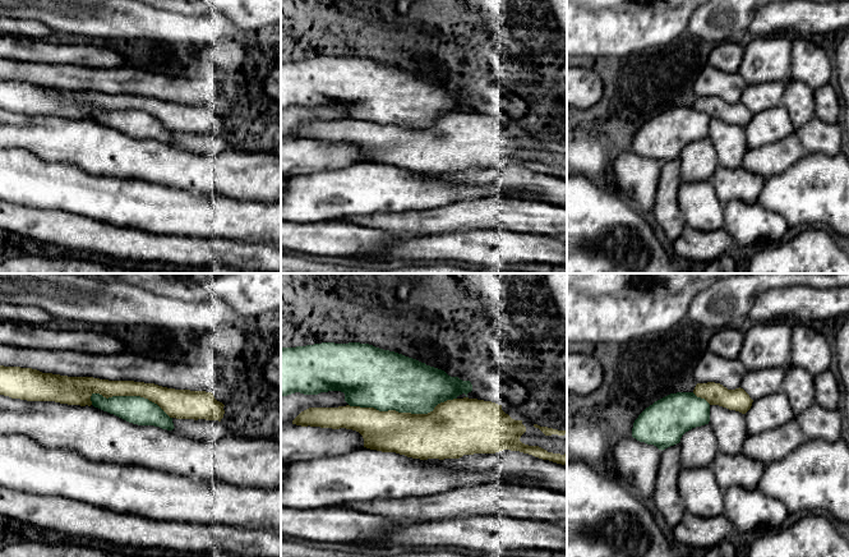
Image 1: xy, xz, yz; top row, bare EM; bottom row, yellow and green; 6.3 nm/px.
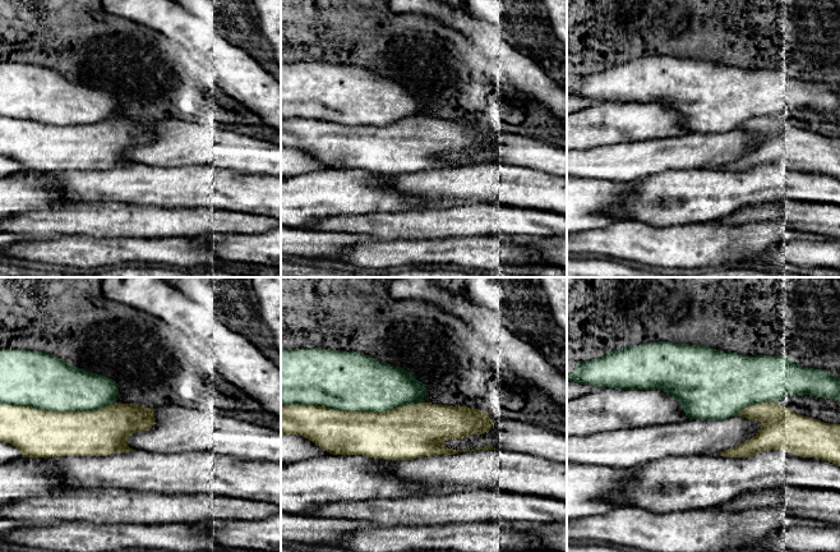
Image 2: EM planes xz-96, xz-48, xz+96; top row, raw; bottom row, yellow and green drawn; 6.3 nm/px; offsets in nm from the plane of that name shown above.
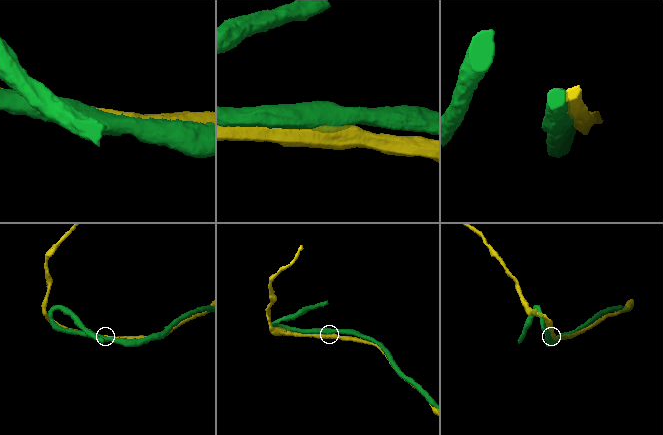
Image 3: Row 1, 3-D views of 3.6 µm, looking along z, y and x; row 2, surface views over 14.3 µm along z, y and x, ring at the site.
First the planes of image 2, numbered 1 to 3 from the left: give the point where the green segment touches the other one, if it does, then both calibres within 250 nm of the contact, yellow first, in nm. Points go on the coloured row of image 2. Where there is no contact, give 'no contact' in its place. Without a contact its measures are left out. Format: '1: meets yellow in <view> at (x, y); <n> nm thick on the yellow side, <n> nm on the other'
1: meets yellow in xz-96 at (58, 412); 300 nm thick on the yellow side, 360 nm on the other
2: meets yellow in xz-48 at (352, 412); 280 nm thick on the yellow side, 380 nm on the other
3: meets yellow in xz+96 at (757, 404); 260 nm thick on the yellow side, 400 nm on the other

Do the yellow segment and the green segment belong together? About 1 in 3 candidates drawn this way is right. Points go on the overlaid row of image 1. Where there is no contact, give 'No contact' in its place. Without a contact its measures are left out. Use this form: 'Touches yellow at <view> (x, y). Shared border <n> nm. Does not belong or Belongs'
Touches yellow at xz (402, 413). Shared border 700 nm. Does not belong

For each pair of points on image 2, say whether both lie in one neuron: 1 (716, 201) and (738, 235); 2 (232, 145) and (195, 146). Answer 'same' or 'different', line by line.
1: different
2: same

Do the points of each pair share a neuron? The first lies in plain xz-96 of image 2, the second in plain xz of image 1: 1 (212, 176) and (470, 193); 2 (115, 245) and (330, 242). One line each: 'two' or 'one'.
1: two
2: two

